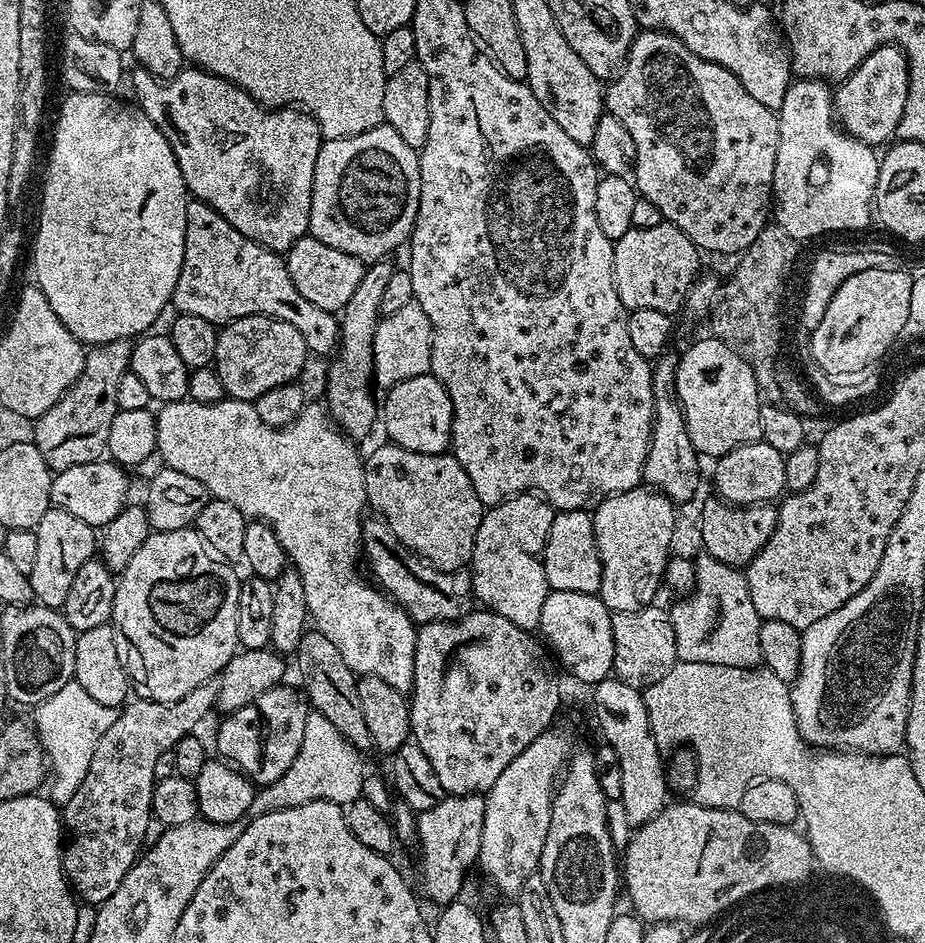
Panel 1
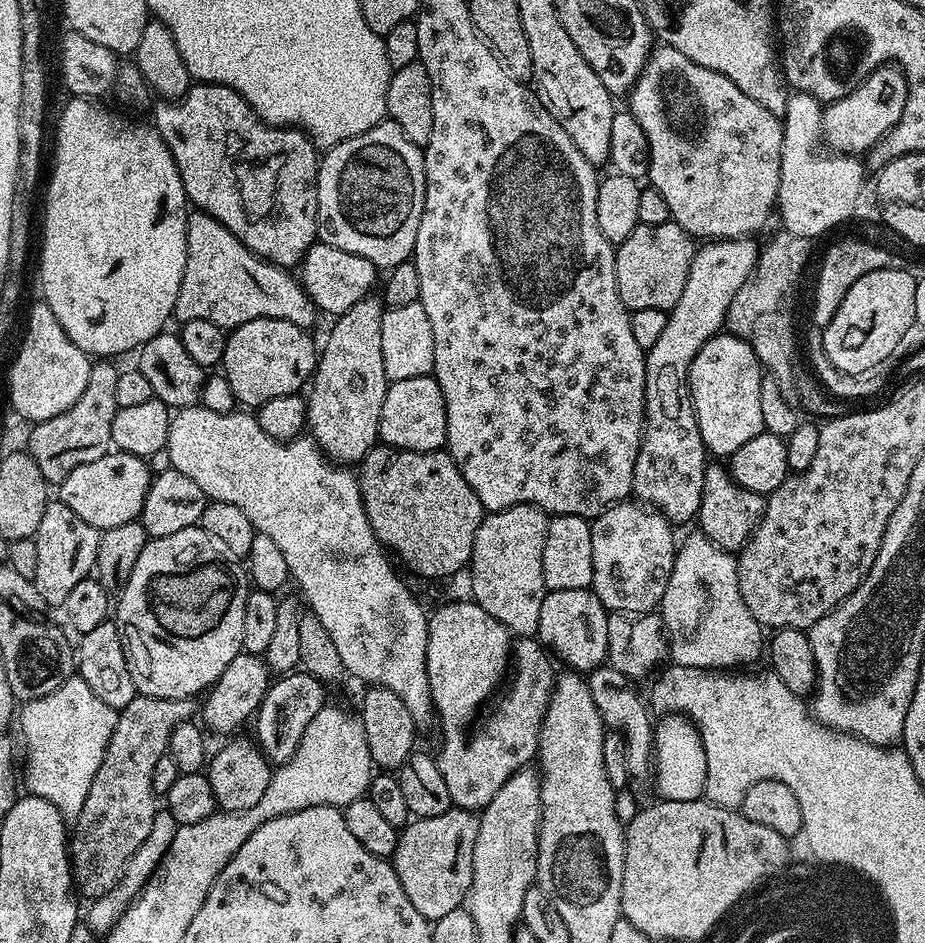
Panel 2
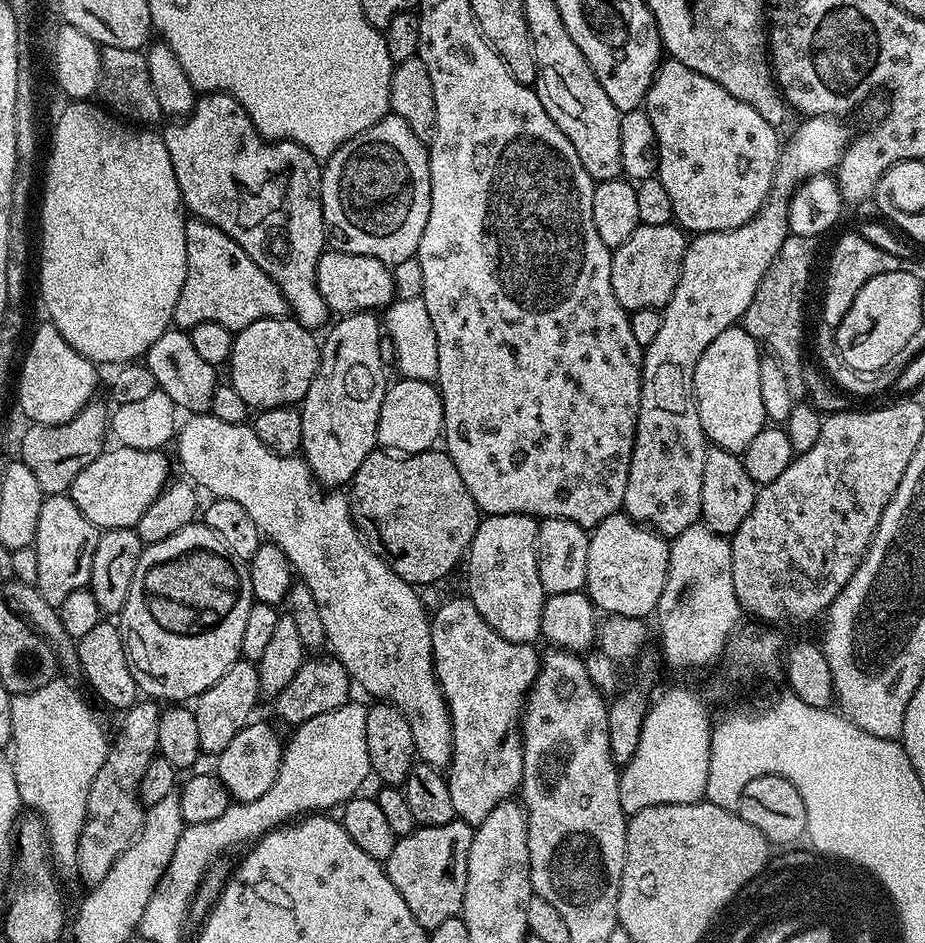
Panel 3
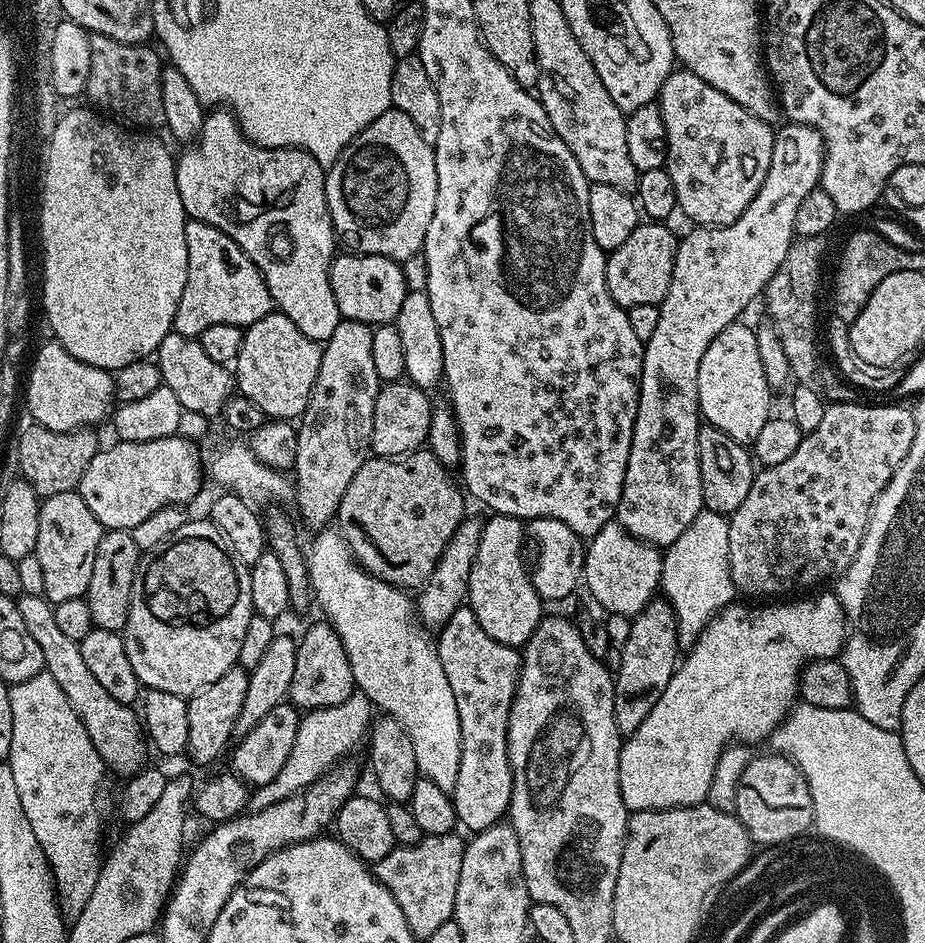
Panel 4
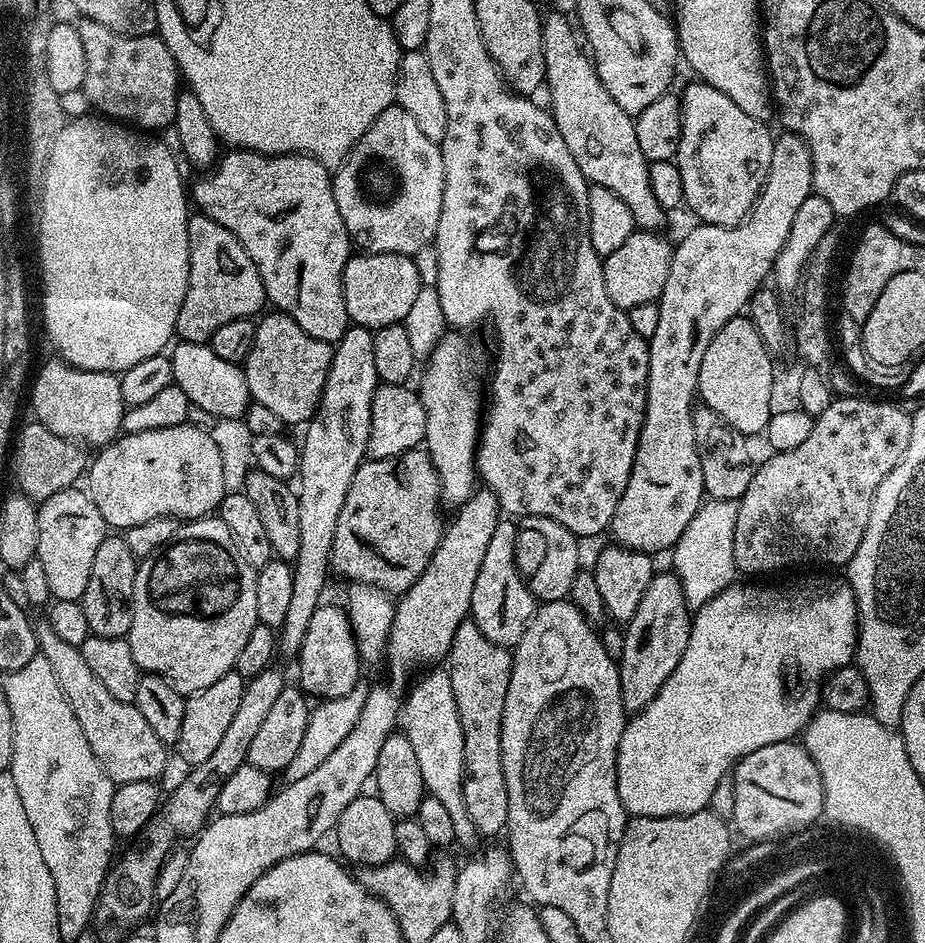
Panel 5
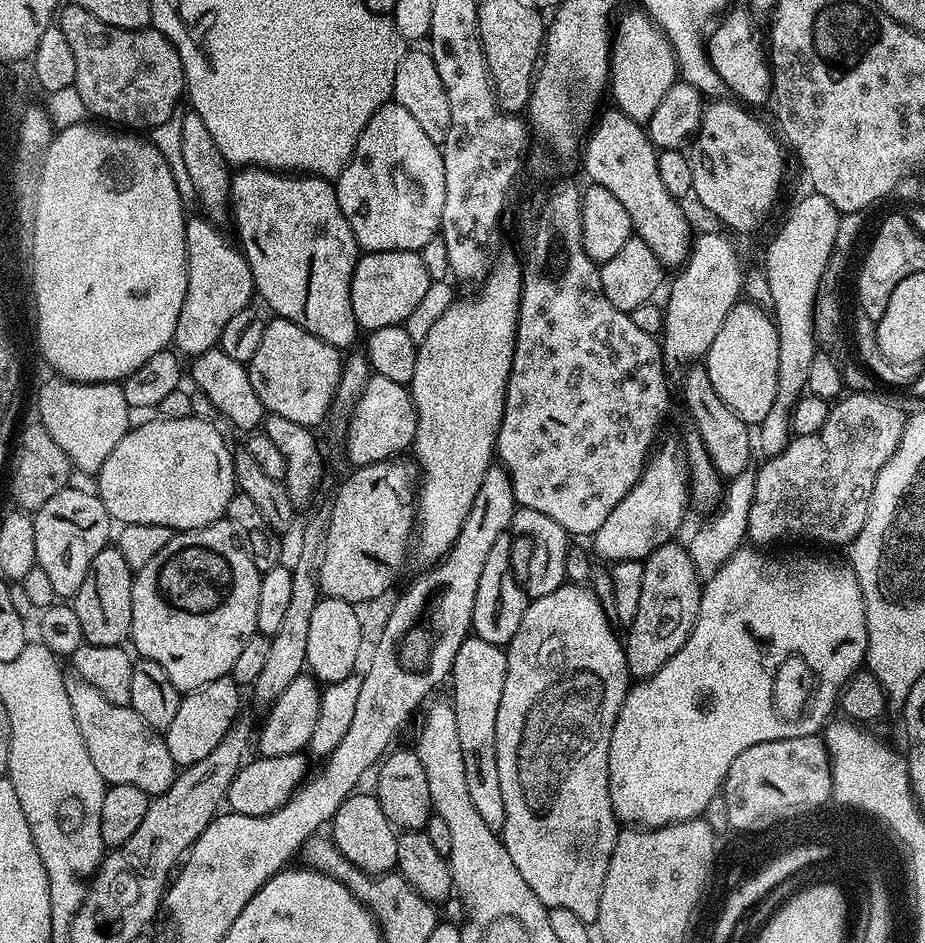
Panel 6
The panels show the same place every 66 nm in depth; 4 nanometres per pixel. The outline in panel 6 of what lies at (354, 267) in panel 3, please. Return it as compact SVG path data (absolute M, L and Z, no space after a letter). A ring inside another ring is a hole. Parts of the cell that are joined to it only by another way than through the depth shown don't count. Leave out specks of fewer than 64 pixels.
M364 252L357 259L356 269L350 282L350 306L356 319L357 329L368 328L369 333L380 328L394 328L403 325L428 287L434 283L423 266L420 252Z

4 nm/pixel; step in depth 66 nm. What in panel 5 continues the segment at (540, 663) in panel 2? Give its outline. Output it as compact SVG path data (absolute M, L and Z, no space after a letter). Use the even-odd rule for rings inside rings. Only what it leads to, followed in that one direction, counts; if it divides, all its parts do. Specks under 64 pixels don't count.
M471 622L458 626L454 642L446 657L450 686L454 686L454 702L462 722L464 739L464 785L466 814L474 822L481 837L496 836L508 826L506 778L502 774L502 710L506 704L506 686L510 686L512 652L490 642L482 630Z

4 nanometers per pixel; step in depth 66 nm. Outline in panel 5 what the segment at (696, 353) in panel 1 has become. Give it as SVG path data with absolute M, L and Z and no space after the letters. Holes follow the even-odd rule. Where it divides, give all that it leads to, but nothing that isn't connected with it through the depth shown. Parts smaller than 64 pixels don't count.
M744 314L730 318L730 322L714 334L714 342L706 346L706 354L702 354L702 366L696 383L699 399L736 432L749 438L755 437L755 432L763 433L774 411L772 362L773 355L763 345L754 322Z

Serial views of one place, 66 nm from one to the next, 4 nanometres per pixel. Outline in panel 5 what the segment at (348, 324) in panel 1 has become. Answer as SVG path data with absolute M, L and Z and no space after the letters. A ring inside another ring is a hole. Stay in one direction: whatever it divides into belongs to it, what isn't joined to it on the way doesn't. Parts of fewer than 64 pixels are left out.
M349 326L332 350L330 370L326 374L320 405L303 429L304 441L298 444L298 554L294 561L290 607L286 622L278 629L278 652L281 657L299 657L302 638L314 610L322 603L324 582L330 577L334 526L346 500L346 490L366 459L372 398L378 387L374 366L373 333L366 328Z

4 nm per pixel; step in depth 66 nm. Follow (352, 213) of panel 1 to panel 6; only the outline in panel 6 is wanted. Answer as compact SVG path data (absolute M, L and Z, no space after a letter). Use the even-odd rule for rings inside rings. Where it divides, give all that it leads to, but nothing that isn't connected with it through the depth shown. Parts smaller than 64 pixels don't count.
M386 103L366 122L334 187L338 206L364 252L420 252L439 233L442 206L446 206L441 145L426 138L422 126L401 104Z

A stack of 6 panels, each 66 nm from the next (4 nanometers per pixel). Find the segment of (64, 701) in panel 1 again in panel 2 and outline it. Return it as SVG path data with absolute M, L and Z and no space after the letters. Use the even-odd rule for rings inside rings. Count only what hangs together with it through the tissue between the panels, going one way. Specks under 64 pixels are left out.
M79 674L69 675L60 685L44 698L27 701L18 714L18 724L25 737L28 758L26 760L26 786L31 795L46 798L48 802L56 806L66 820L74 820L82 810L82 804L86 800L86 794L90 790L90 784L102 764L103 755L106 754L107 743L110 742L110 734L116 725L117 709L106 706L90 686Z

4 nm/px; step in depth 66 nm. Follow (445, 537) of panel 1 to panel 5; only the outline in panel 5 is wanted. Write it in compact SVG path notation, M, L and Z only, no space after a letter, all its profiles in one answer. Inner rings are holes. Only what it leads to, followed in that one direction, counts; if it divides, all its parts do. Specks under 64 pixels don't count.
M423 447L411 448L390 458L365 459L346 490L338 526L334 526L331 571L345 576L345 581L372 584L389 594L407 592L414 582L418 582L422 570L430 566L430 558L434 558L434 550L438 550L444 537L446 520L440 517L440 508L440 483L432 459Z

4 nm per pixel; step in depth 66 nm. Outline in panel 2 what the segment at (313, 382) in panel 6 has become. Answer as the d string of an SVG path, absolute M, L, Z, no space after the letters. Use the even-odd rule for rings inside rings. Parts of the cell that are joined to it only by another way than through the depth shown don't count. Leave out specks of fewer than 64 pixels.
M254 318L231 329L225 342L222 375L230 382L237 401L255 410L270 398L299 393L300 387L311 381L318 359L318 344L308 336L311 335L305 329L274 318Z

